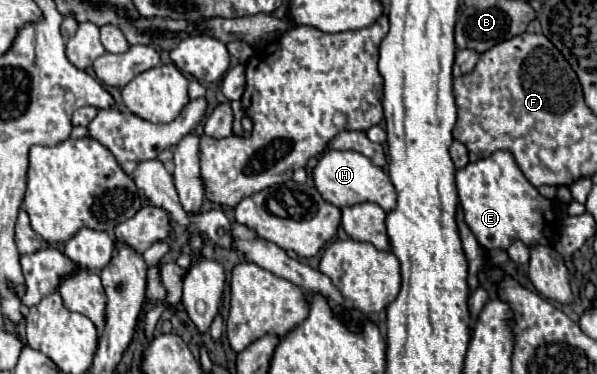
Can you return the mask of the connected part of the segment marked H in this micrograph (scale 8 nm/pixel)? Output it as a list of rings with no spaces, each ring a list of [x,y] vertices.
[[[328,150],[322,154],[318,166],[314,168],[314,184],[324,200],[338,208],[354,206],[360,202],[374,202],[382,210],[390,212],[396,208],[396,192],[390,182],[390,176],[374,166],[370,158],[358,154],[358,152],[340,152],[340,150]]]

